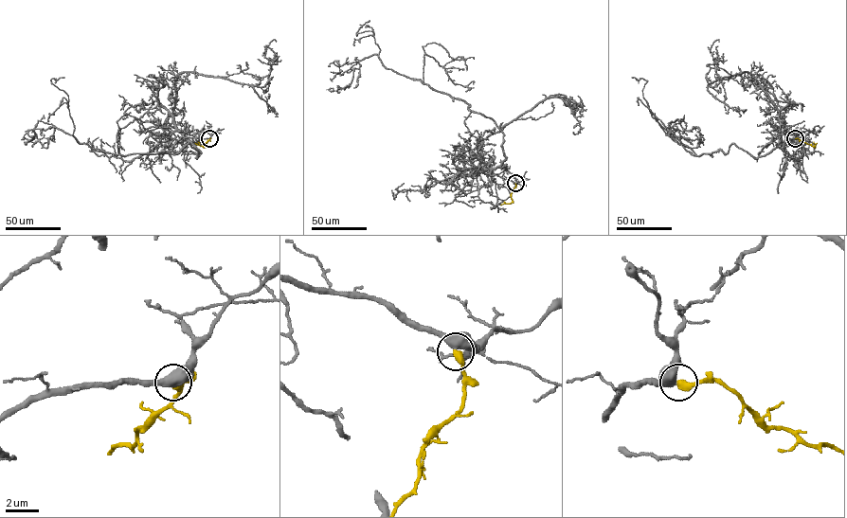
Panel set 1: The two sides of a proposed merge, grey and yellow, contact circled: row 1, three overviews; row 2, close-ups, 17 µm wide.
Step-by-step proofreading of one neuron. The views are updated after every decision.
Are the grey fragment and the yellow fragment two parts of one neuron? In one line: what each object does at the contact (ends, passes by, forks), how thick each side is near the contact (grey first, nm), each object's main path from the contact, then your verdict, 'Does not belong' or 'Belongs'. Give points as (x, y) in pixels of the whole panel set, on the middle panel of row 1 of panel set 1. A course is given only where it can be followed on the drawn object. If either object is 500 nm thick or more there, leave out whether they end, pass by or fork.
At the ring grey passes by. At the ring yellow ends. Thickness 480 nm (grey) against 440 nm. Course of grey: (515, 183), (494, 172), (506, 158), (494, 120), (387, 68), (376, 54), (358, 62), (349, 85), (326, 89). Course of yellow: (515, 183), (511, 194), (513, 201), (503, 202). Belongs

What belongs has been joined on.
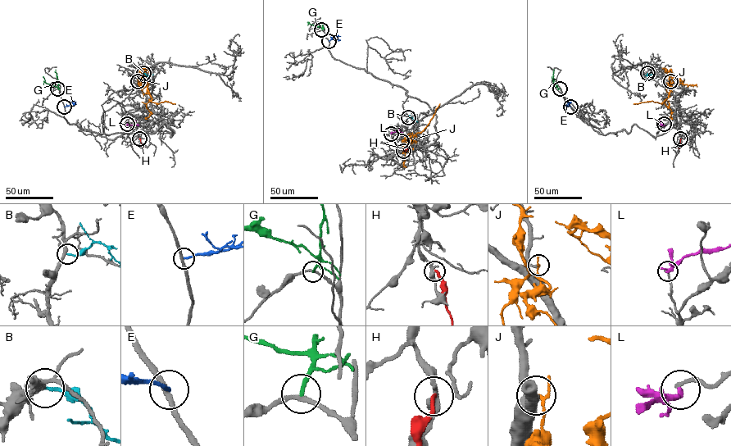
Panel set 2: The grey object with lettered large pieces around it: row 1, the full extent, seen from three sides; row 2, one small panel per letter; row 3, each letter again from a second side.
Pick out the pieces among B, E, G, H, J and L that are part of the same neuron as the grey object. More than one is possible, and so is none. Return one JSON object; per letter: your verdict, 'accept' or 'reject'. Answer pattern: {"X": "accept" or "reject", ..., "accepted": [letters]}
{"B": "reject", "E": "reject", "G": "reject", "H": "reject", "J": "reject", "L": "reject", "accepted": []}

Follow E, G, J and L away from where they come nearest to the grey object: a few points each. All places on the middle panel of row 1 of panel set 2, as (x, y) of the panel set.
E: (329, 41), (340, 39)
G: (321, 29), (307, 22)
J: (402, 141), (407, 143), (415, 138), (415, 134), (421, 131), (429, 122), (439, 103)
L: (391, 134), (399, 130), (402, 135)

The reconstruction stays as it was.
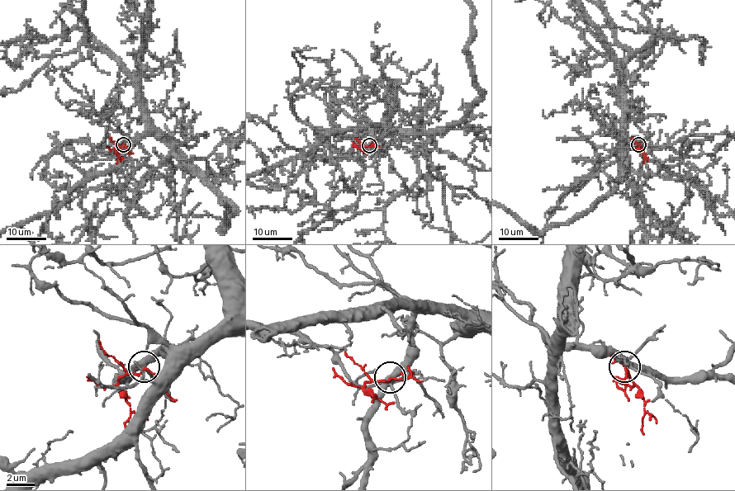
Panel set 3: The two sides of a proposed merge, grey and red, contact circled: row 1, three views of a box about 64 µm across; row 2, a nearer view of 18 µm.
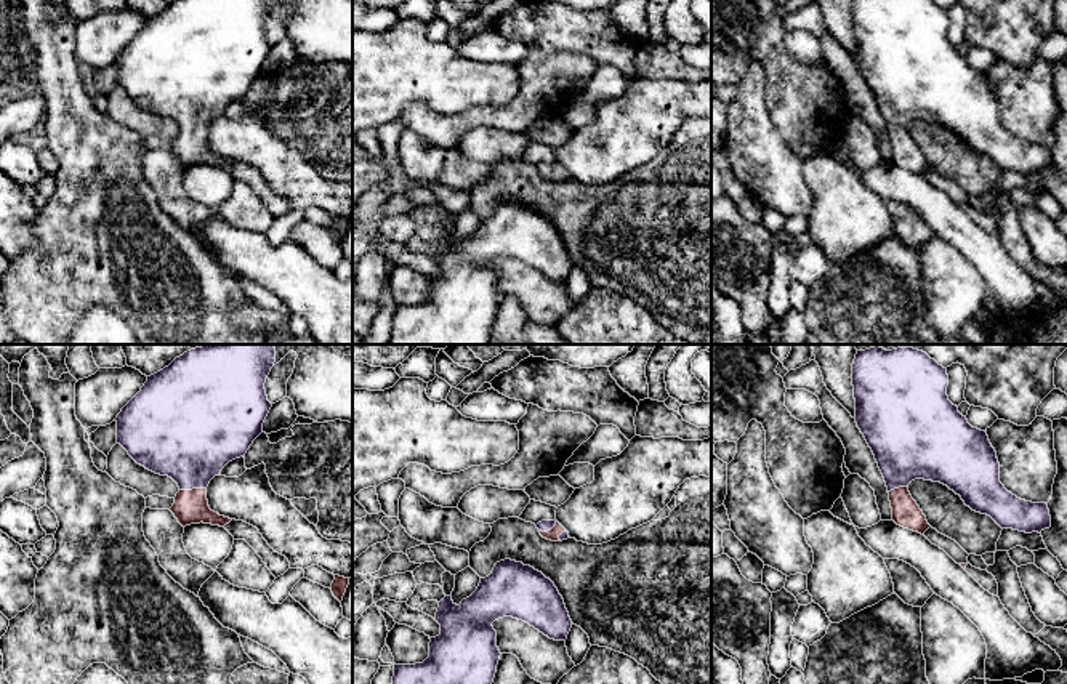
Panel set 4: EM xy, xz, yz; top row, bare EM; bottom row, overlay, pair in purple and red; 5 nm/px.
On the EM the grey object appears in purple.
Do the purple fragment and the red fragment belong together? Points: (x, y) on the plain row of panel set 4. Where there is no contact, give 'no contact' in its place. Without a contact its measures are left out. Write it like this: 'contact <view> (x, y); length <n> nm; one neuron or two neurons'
contact xy (193, 128); length 140 nm; one neuron

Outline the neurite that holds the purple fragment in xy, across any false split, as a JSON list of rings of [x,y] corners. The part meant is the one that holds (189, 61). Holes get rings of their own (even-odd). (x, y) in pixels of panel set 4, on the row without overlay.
[[[175,0],[147,18],[141,32],[117,56],[117,85],[146,111],[171,119],[179,133],[170,152],[178,163],[224,168],[232,160],[211,152],[207,128],[232,101],[245,98],[263,74],[272,48],[264,24],[276,0]]]

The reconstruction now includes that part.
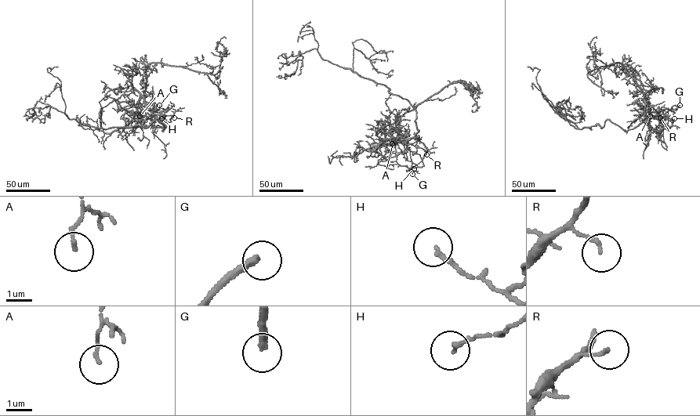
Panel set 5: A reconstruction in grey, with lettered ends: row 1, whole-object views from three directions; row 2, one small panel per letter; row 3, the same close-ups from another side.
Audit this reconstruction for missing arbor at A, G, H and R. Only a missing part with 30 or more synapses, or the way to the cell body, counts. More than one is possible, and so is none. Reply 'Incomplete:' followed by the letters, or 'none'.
Incomplete: G

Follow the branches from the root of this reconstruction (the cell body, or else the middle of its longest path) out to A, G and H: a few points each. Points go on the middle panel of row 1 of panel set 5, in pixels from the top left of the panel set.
A: (415, 121), (418, 131), (413, 136), (395, 138), (392, 143)
G: (415, 121), (418, 132), (410, 139), (404, 140), (409, 150), (412, 174)
H: (415, 121), (418, 131), (408, 142), (422, 148), (426, 153), (422, 159), (423, 165), (414, 168)

